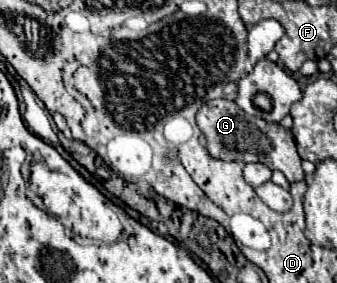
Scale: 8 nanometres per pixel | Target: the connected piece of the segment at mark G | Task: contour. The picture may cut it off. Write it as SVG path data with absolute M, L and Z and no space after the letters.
M217 98L209 100L197 110L197 126L207 140L207 150L217 160L243 160L243 162L261 162L271 170L281 170L289 182L303 180L301 158L297 154L295 138L291 130L285 130L281 124L265 122L257 116L243 112L233 100Z

